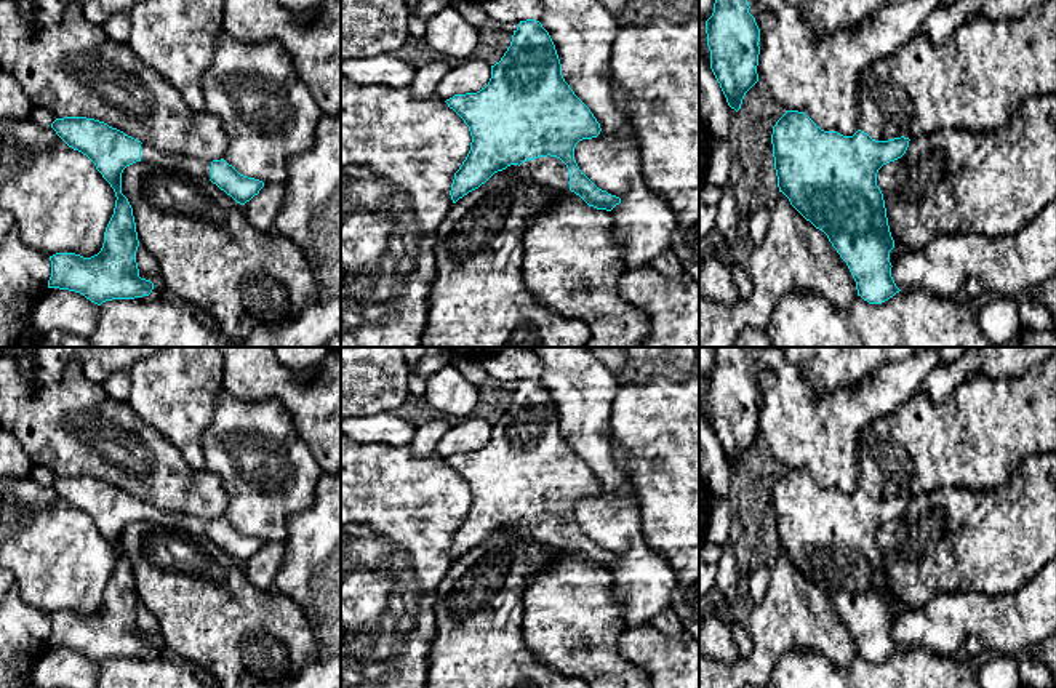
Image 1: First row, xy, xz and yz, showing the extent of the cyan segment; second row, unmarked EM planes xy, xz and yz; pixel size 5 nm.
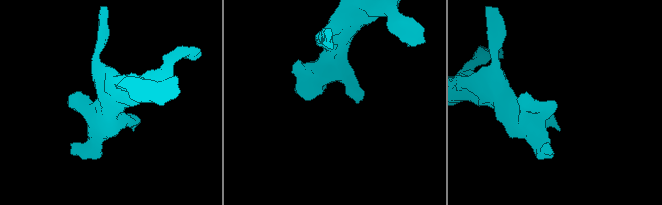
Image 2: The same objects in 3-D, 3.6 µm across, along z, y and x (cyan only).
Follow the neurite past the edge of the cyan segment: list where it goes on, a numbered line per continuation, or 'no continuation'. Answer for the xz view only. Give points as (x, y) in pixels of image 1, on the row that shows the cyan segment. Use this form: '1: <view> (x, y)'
1: xz (551, 172)

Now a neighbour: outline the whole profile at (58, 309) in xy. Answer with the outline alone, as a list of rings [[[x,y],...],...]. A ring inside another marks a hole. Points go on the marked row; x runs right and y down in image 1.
[[[48,288],[34,306],[30,326],[42,333],[64,330],[88,338],[98,323],[99,306],[83,294]]]

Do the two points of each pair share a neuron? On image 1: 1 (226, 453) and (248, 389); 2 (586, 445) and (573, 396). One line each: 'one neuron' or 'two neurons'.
1: two neurons
2: one neuron

